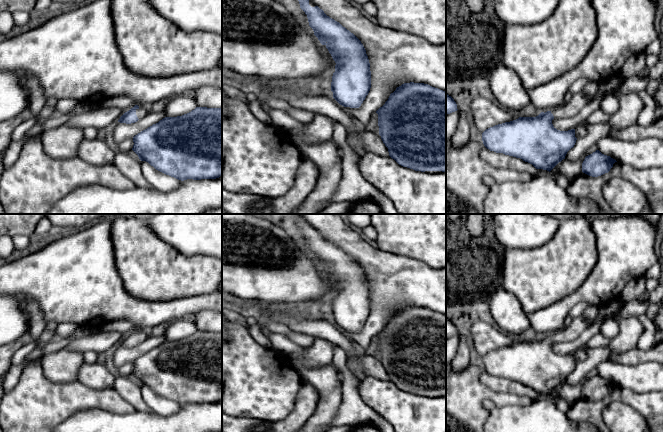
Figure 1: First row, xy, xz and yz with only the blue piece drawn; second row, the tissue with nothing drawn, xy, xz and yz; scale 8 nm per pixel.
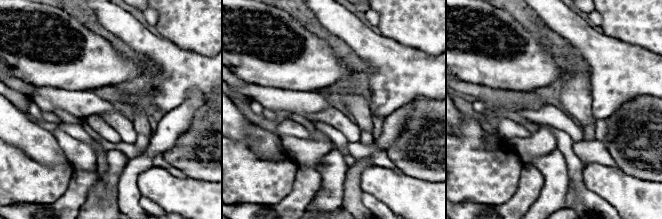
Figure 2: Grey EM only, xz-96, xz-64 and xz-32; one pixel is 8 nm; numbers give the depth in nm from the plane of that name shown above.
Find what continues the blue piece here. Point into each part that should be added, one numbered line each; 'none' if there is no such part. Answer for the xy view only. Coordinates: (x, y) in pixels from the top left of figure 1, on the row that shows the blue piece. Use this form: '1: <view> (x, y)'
1: xy (142, 111)

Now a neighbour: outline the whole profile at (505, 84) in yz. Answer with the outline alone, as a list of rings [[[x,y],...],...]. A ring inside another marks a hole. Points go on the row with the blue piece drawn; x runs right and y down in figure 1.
[[[497,63],[488,80],[489,87],[501,107],[518,112],[531,103],[529,93],[517,73],[504,65]]]

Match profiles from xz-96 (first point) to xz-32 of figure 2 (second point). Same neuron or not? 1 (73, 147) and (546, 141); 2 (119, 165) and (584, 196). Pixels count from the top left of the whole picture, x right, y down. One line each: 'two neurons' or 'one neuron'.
1: one neuron
2: two neurons

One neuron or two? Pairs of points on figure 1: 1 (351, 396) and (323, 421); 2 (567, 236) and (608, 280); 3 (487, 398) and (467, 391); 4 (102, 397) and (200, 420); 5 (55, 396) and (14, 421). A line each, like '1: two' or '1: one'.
1: two
2: two
3: one
4: two
5: one

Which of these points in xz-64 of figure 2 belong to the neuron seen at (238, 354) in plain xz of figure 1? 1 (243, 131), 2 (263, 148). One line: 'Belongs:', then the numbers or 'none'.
Belongs: none

